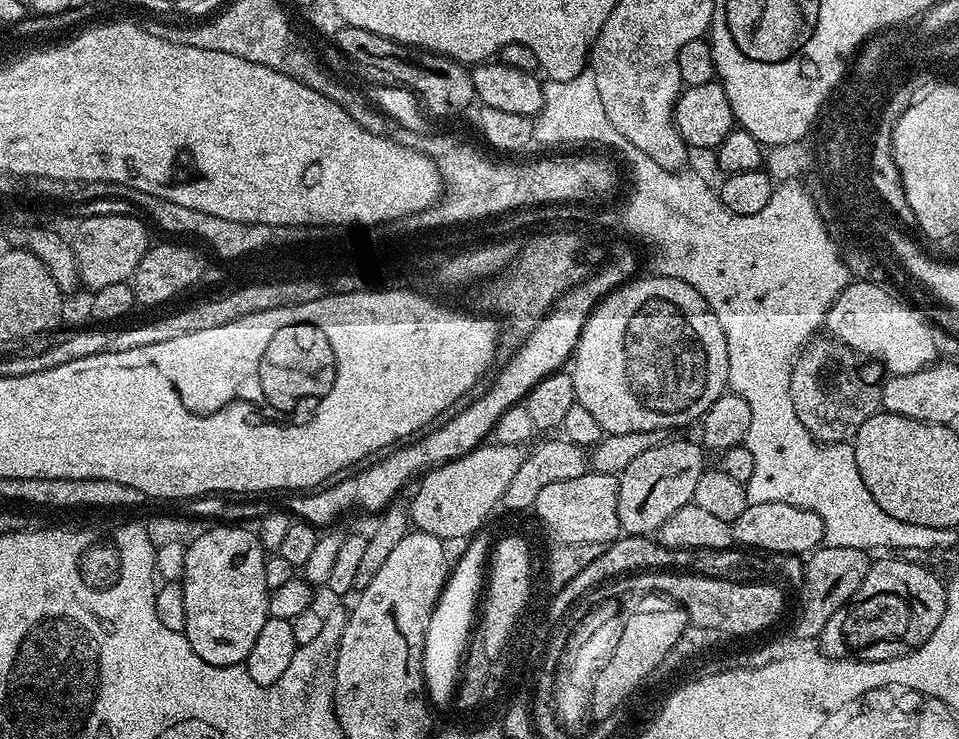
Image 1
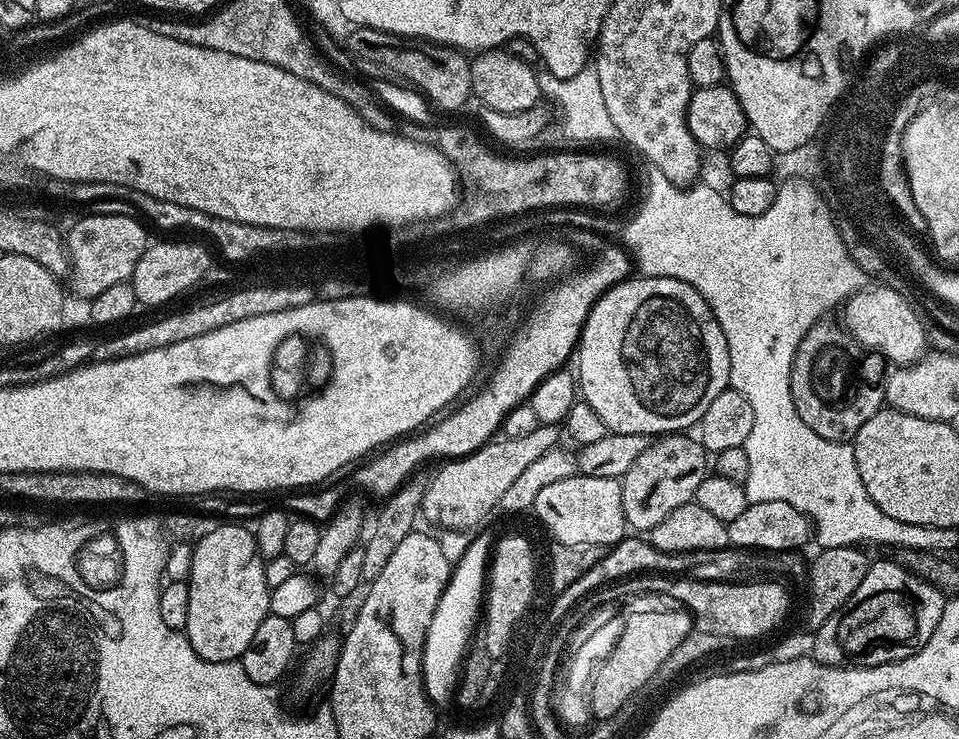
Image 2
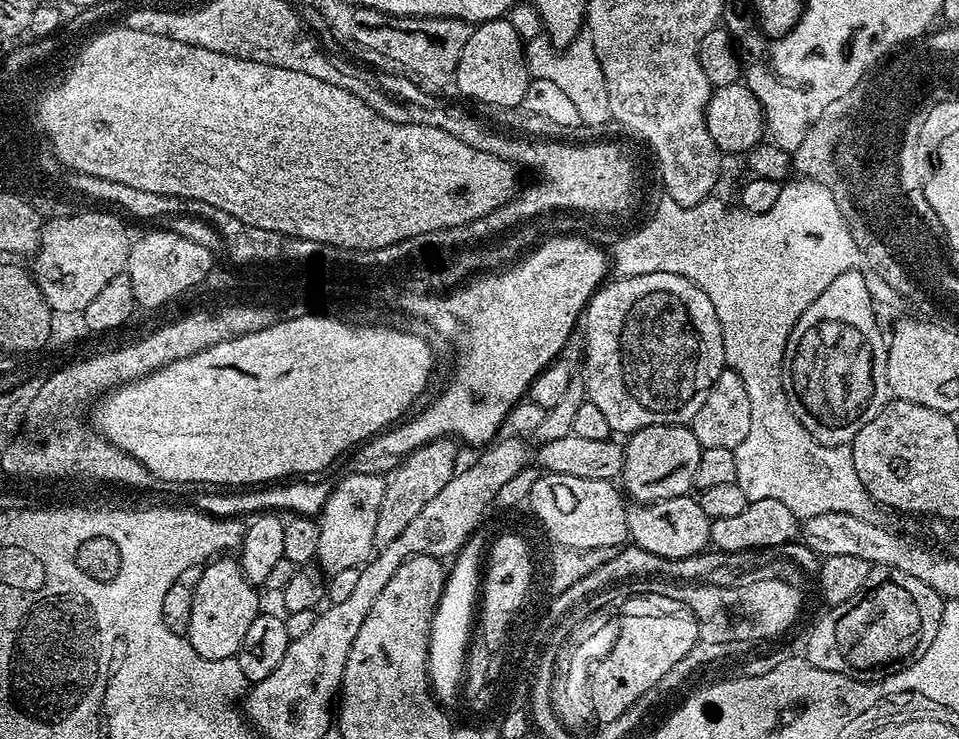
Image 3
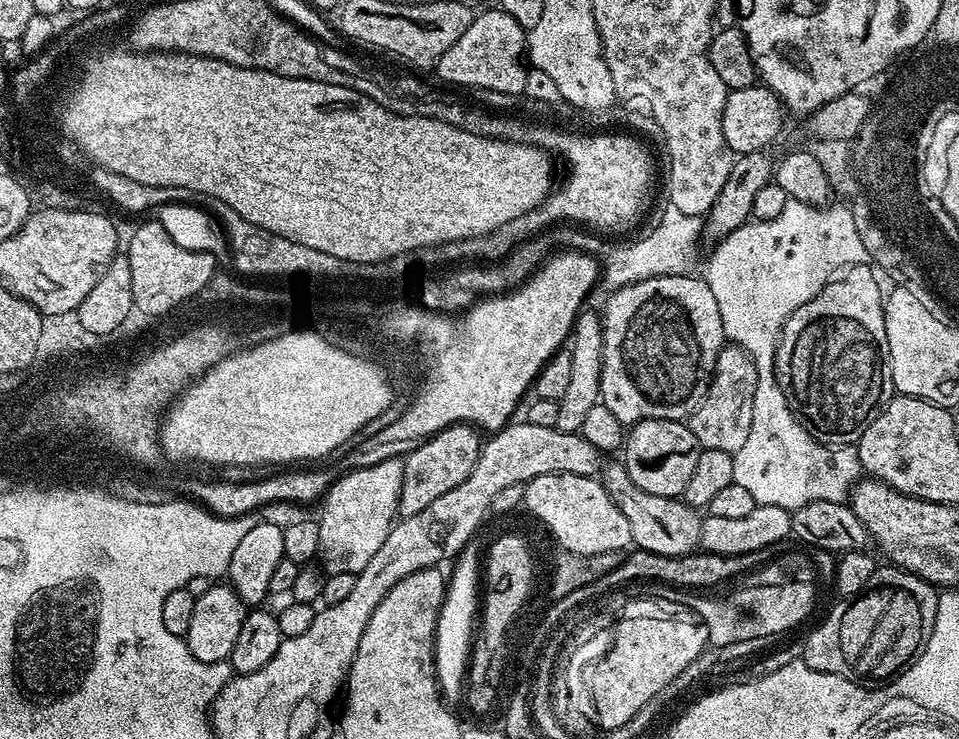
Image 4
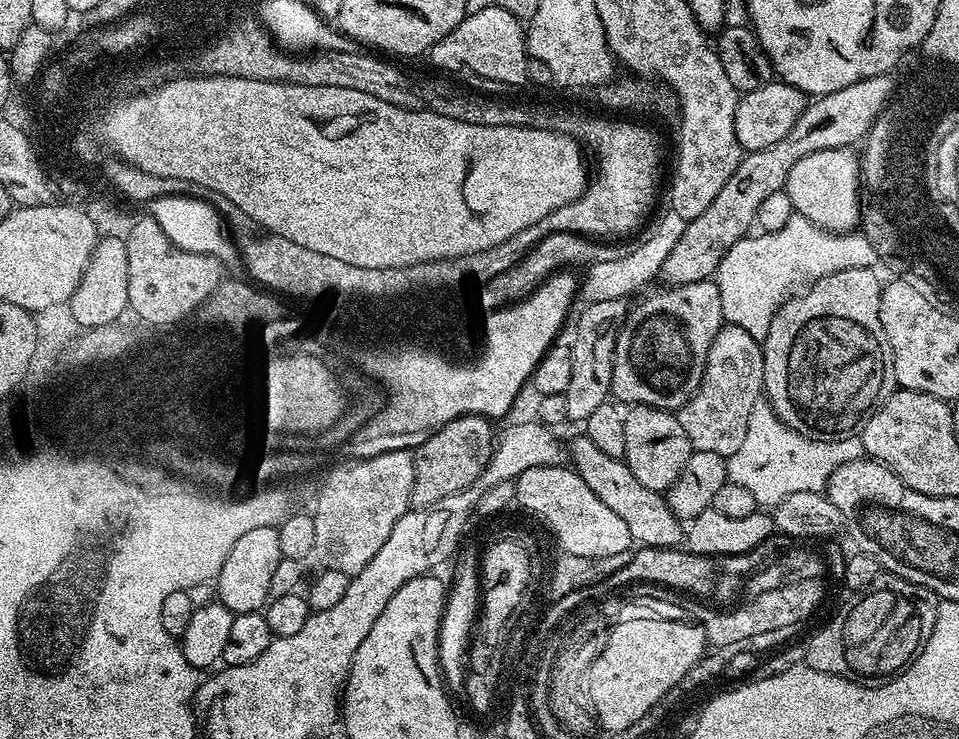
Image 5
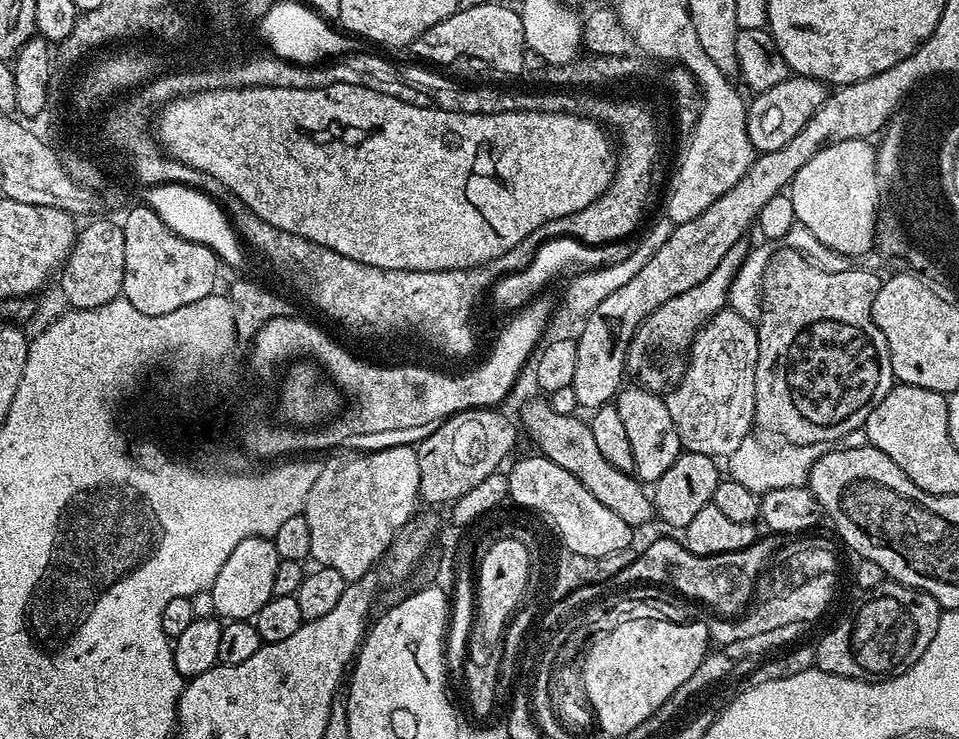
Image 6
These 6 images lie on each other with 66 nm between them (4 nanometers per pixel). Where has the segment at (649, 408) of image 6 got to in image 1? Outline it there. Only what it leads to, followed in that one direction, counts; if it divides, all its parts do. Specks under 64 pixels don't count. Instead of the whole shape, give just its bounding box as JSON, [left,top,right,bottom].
[618,438,706,536]

